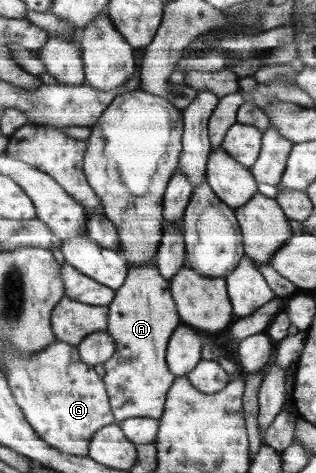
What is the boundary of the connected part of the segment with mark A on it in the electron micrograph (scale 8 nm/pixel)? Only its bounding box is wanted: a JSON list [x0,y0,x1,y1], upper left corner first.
[104,264,183,423]

